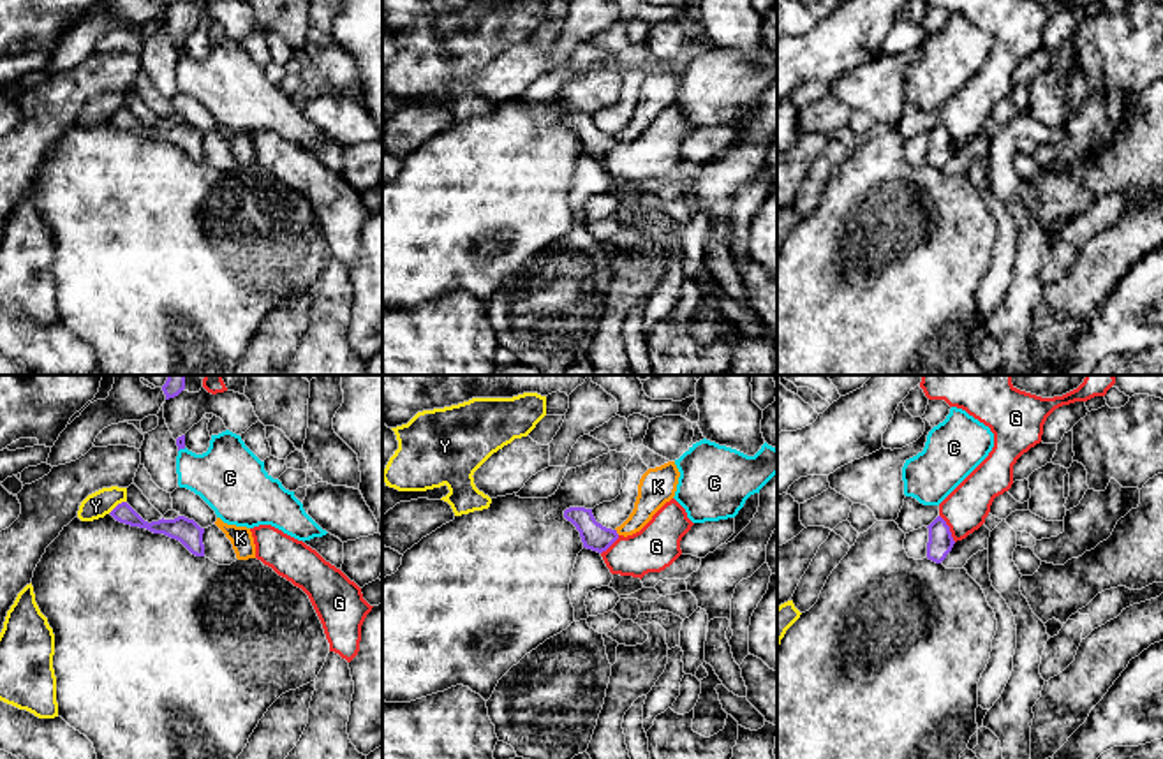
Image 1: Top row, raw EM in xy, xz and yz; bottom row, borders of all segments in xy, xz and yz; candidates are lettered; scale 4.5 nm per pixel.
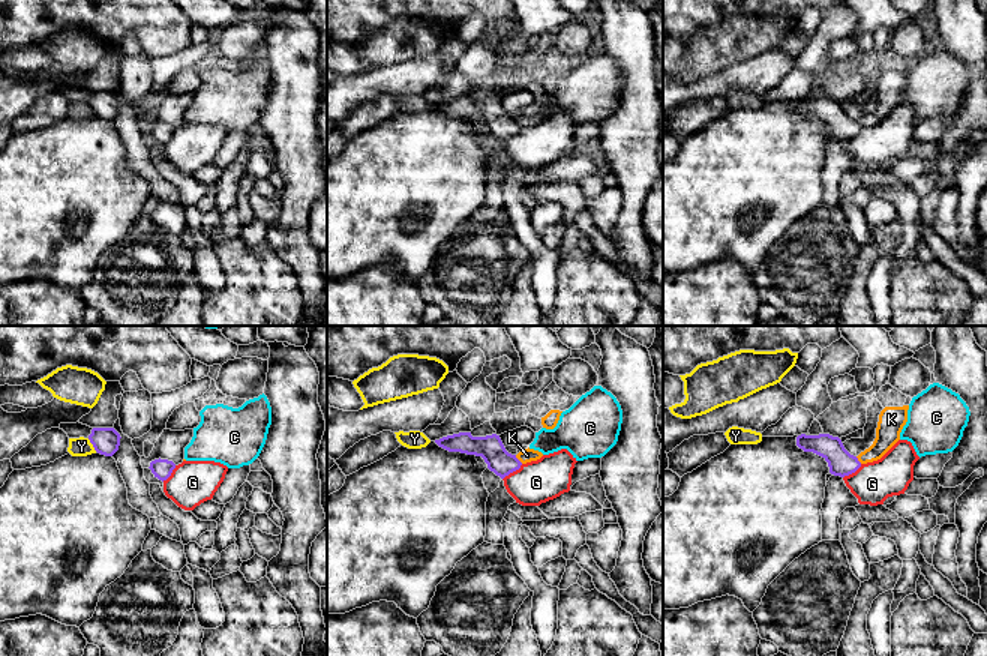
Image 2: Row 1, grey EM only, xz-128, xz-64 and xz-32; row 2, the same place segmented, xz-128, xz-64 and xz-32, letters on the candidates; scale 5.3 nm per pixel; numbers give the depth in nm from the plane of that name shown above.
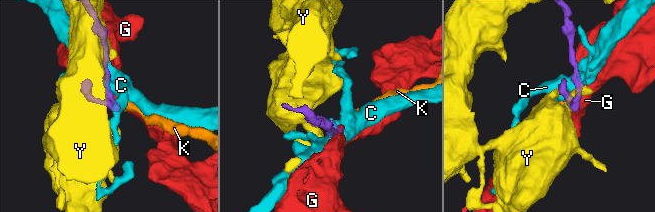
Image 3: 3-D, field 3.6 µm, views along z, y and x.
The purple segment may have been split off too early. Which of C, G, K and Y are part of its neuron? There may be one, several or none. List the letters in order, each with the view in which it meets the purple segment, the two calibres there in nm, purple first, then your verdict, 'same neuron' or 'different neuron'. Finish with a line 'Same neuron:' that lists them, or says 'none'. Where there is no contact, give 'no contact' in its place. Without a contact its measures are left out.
C: meets purple in xy; 50 nm thick on the purple side, 300 nm on the other; different neuron
G: meets purple in yz; 110 nm thick on the purple side, 200 nm on the other; different neuron
K: meets purple in xz; 120 nm thick on the purple side, 140 nm on the other; different neuron
Y: meets purple in xy; 90 nm thick on the purple side, 120 nm on the other; different neuron
Same neuron: none

